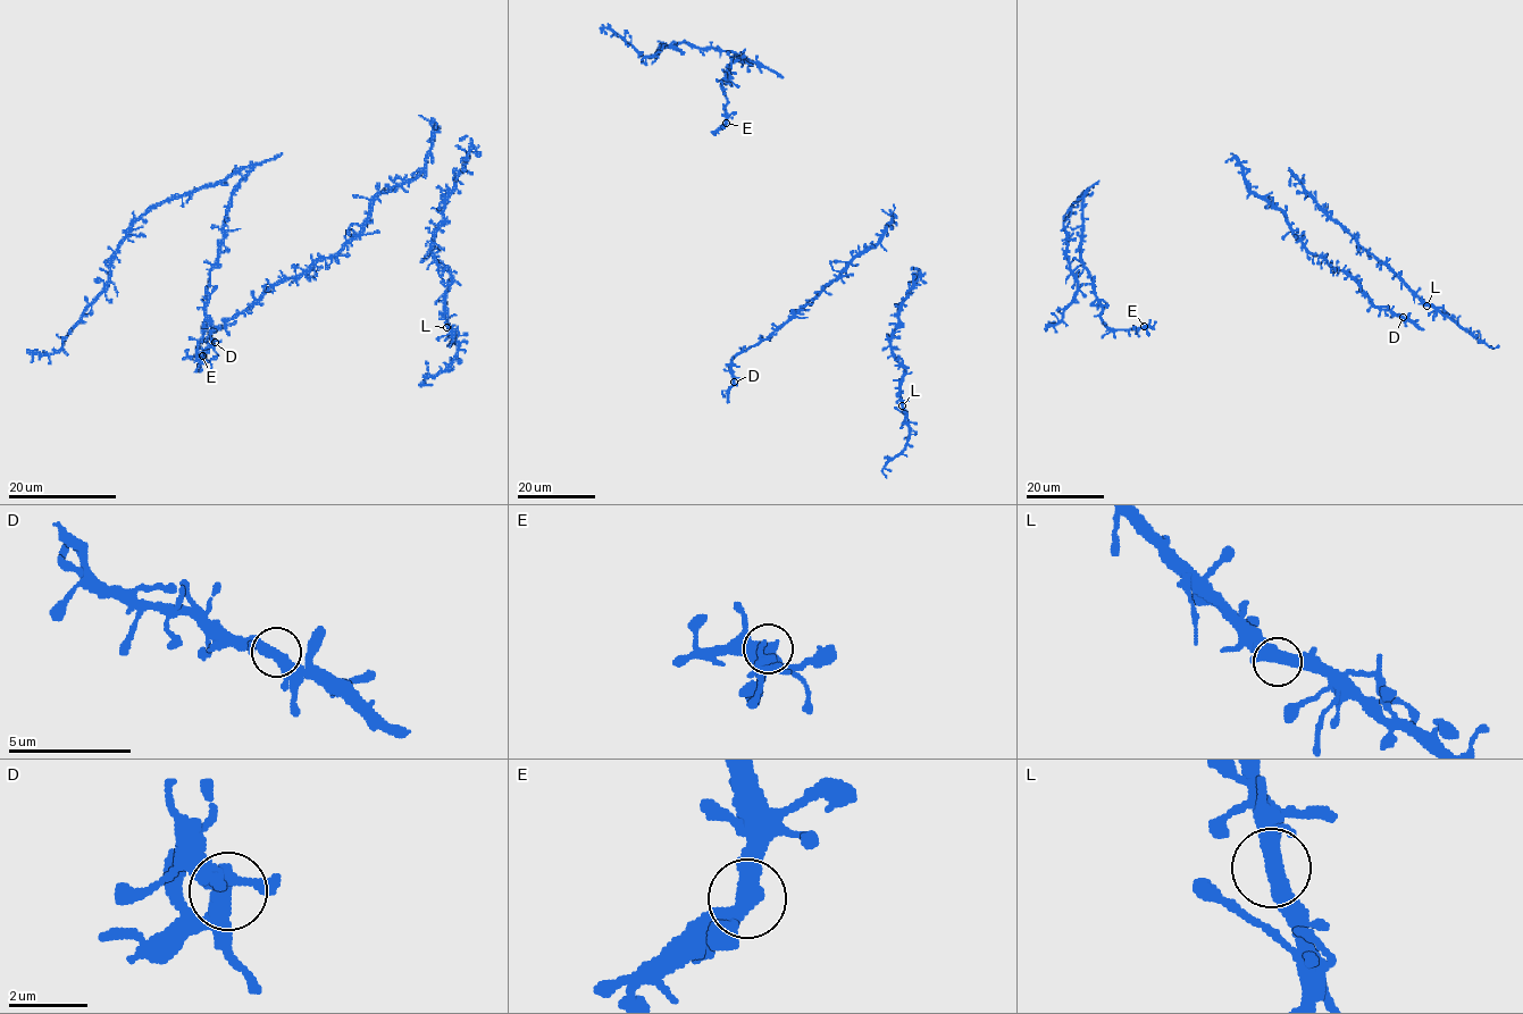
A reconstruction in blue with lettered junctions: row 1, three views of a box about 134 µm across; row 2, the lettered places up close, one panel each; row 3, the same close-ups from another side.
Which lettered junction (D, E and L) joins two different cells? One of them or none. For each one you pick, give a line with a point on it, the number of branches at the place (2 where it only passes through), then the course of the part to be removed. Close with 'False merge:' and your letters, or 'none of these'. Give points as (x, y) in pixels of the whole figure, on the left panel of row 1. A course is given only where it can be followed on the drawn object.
False merge: none of these

